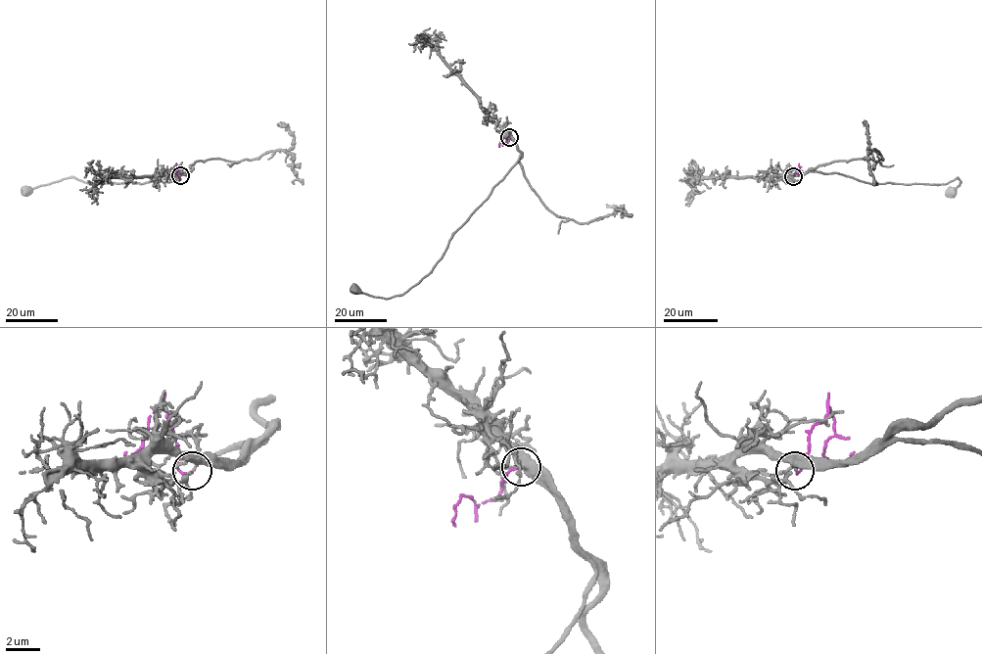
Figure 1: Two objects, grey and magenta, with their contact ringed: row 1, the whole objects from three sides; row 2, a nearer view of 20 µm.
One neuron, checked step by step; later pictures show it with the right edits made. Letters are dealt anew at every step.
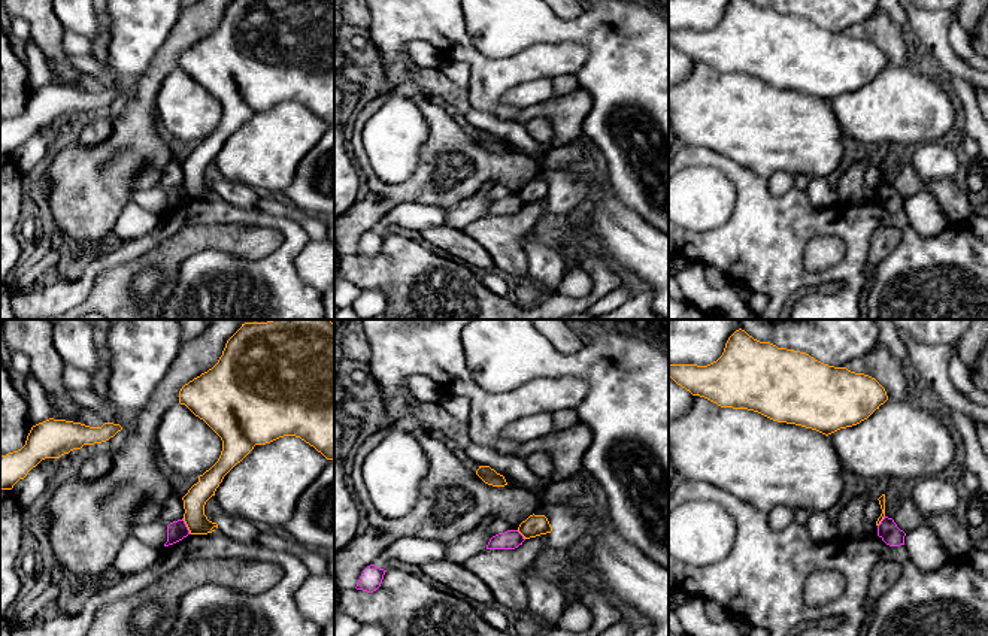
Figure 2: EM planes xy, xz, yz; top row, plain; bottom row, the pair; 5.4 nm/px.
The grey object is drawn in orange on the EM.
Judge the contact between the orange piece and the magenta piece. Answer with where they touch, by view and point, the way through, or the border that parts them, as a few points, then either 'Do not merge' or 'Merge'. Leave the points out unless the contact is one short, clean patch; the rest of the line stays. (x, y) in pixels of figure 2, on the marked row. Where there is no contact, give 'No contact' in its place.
Touches orange at xy (187, 526). Boundary: xy (182, 518), (191, 533). Do not merge

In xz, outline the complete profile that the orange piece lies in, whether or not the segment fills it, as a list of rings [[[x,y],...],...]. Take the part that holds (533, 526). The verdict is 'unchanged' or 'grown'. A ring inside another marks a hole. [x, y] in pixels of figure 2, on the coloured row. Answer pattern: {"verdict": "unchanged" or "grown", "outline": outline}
{"verdict": "unchanged", "outline": [[[530,515],[518,527],[524,539],[536,537],[552,531],[552,527],[545,515]]]}

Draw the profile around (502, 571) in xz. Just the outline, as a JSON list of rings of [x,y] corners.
[[[549,534],[525,539],[515,549],[485,549],[464,563],[493,591],[495,602],[530,615],[522,572],[534,567],[539,552],[548,545]]]

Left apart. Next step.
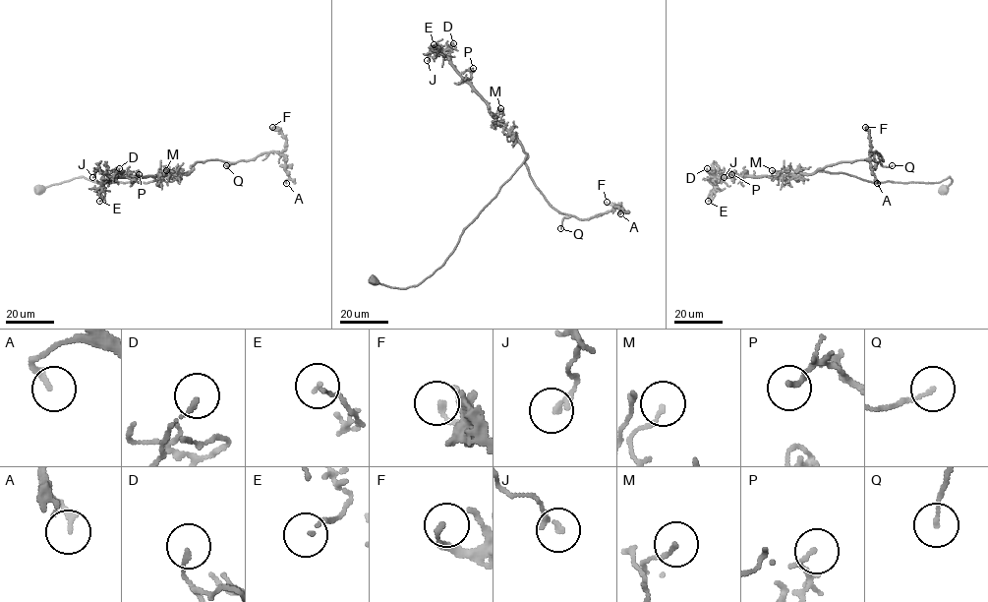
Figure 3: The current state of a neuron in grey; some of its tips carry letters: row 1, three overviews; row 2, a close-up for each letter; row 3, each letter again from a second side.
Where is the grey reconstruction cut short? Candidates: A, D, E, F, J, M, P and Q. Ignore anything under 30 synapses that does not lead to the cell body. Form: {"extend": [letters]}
{"extend": []}

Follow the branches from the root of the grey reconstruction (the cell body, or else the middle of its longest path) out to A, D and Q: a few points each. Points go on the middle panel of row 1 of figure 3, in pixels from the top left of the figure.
A: (374, 279), (407, 288), (430, 276), (526, 154), (530, 177), (559, 211), (586, 219), (618, 207), (620, 213)
D: (374, 279), (407, 288), (430, 276), (526, 154), (452, 65), (448, 46), (453, 43)
Q: (374, 279), (407, 288), (430, 276), (526, 154), (536, 187), (552, 207), (570, 215), (560, 228)

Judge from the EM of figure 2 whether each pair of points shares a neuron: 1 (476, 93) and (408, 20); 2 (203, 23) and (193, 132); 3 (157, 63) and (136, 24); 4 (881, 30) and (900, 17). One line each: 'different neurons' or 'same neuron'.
1: same neuron
2: different neurons
3: different neurons
4: different neurons

